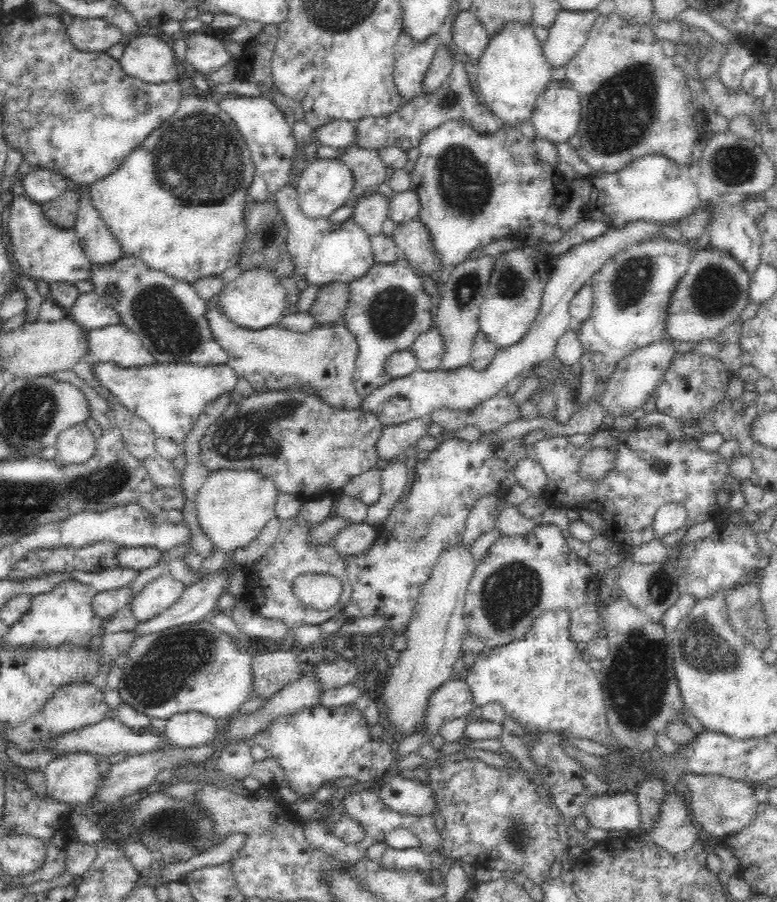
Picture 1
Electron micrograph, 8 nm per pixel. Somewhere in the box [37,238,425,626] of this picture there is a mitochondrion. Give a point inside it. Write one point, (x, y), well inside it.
(251, 435)

